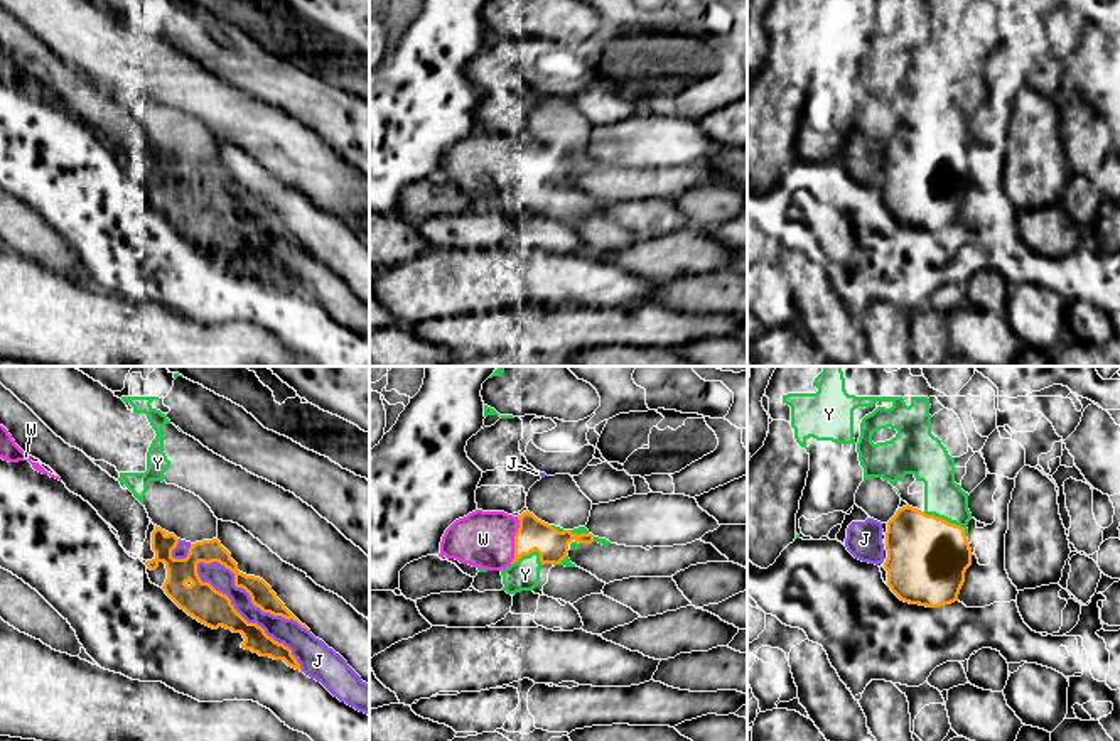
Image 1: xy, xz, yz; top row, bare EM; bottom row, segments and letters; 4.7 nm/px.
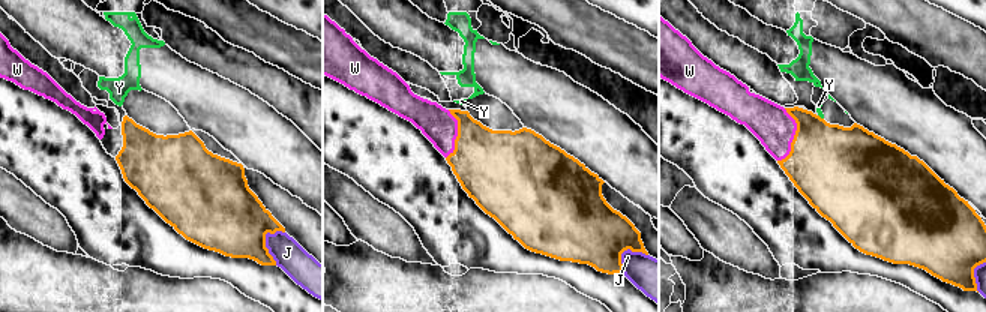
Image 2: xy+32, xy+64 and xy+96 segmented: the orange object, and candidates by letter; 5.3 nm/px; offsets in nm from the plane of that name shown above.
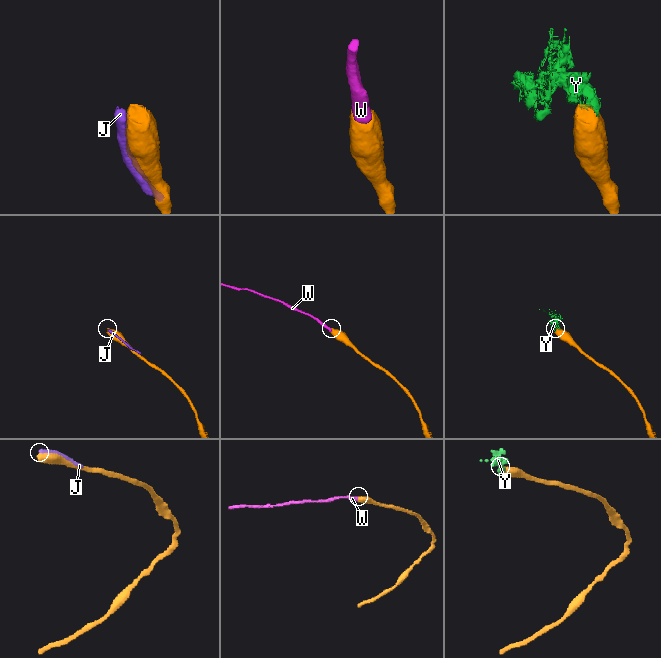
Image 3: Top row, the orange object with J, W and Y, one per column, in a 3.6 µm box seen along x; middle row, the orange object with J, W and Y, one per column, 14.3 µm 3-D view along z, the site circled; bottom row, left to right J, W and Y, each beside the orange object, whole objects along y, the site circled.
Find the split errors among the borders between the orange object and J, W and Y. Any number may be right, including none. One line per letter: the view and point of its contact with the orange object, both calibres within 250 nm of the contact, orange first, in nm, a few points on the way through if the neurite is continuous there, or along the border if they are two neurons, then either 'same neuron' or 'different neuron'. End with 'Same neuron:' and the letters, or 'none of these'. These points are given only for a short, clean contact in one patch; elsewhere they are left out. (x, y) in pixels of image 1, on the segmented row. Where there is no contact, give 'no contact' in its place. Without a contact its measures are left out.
J: contact xy (243, 618); calibres 170 and 120 nm; different neuron
W: contact xz (515, 540); calibres 150 and 280 nm; same neuron
Y: contact yz (945, 520); calibres 380 and 190 nm; different neuron
Same neuron: W

